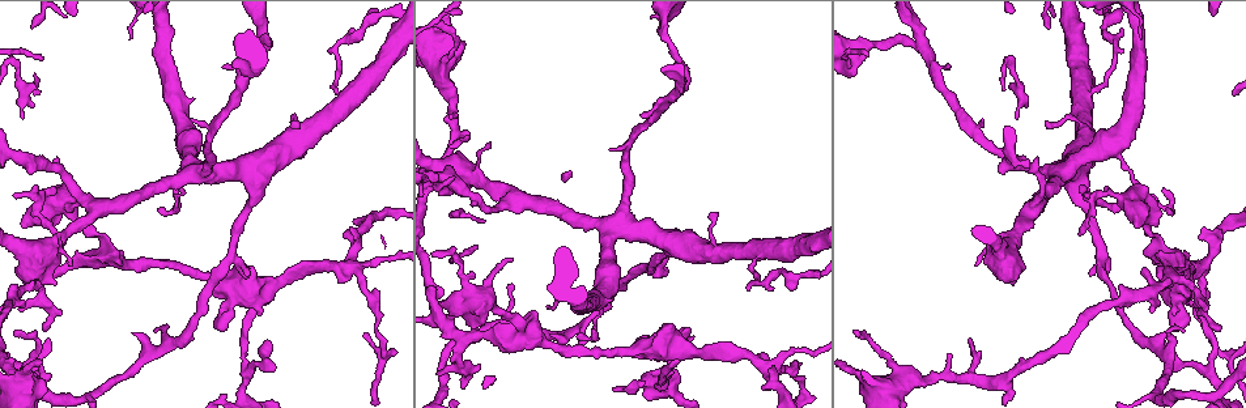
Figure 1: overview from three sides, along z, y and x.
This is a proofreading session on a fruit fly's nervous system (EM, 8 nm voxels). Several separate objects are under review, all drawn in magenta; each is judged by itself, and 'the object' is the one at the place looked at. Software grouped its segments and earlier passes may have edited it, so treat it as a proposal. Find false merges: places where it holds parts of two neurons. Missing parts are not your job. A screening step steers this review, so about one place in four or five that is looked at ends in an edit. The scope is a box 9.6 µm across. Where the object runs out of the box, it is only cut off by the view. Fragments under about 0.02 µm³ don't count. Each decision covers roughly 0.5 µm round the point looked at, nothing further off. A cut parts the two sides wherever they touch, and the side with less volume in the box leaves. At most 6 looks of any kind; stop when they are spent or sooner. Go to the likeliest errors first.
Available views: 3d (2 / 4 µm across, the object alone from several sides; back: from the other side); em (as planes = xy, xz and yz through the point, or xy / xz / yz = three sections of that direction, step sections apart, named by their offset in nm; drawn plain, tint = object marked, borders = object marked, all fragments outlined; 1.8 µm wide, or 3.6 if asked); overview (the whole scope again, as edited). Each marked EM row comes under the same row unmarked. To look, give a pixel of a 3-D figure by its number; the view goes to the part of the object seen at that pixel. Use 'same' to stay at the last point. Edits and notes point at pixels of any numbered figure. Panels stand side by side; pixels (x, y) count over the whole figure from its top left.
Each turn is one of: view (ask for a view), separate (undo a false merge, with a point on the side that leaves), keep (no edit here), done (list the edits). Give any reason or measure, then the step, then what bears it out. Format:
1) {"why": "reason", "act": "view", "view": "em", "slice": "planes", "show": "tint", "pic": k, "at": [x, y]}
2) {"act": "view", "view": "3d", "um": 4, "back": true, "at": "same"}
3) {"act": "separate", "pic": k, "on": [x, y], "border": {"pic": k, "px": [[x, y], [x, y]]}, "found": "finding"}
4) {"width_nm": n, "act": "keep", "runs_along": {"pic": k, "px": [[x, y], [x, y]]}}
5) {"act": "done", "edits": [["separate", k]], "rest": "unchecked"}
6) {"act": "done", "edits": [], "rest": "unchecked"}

{"why": "abrupt turn", "act": "view", "view": "em", "slice": "yz", "step": 16, "show": "tint", "pic": 1, "at": [253, 300]}

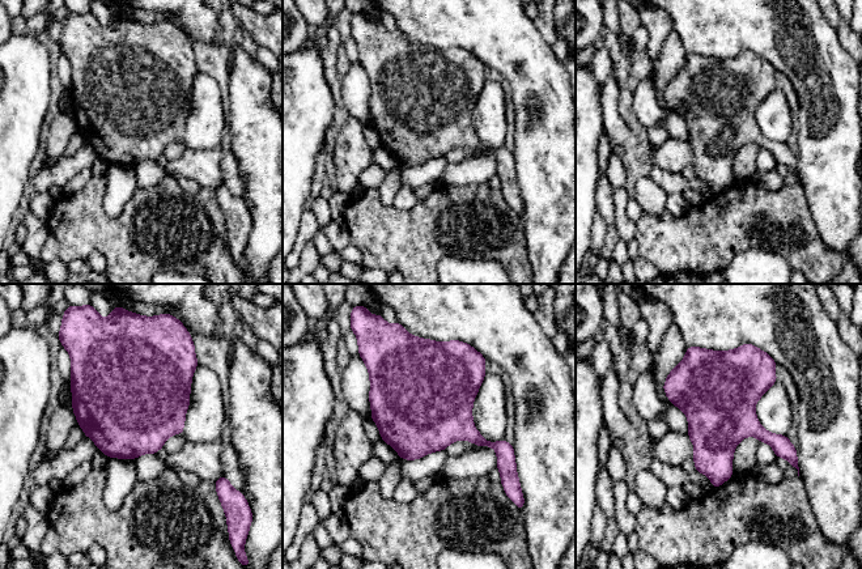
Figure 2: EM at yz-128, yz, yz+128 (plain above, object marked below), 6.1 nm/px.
{"act": "keep", "found": "one neuron here"}

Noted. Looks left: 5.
{"why": "a narrow waist", "act": "view", "view": "em", "slice": "yz", "step": 8, "show": "tint", "pic": 1, "at": [1208, 372]}

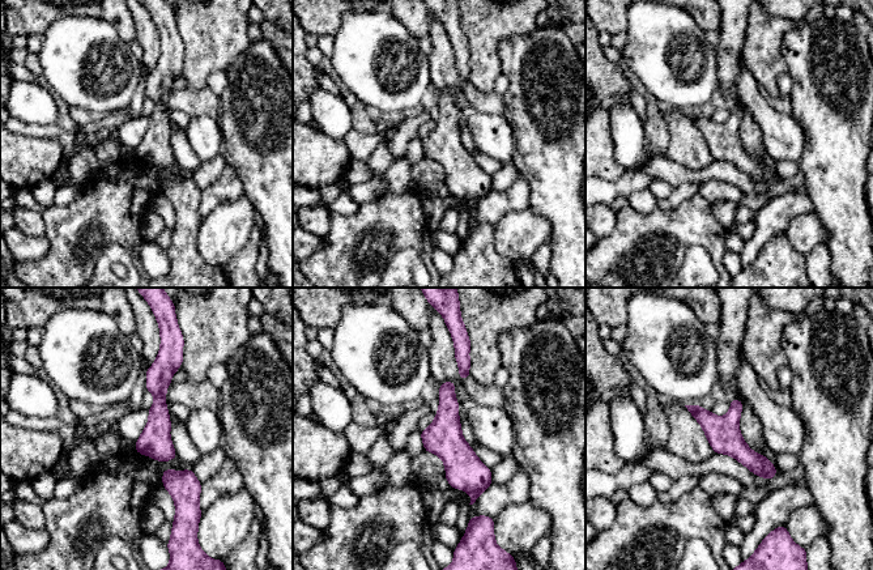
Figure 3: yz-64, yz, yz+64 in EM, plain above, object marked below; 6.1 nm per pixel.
{"why": "another direction", "act": "view", "view": "em", "slice": "planes", "show": "tint", "at": "same"}

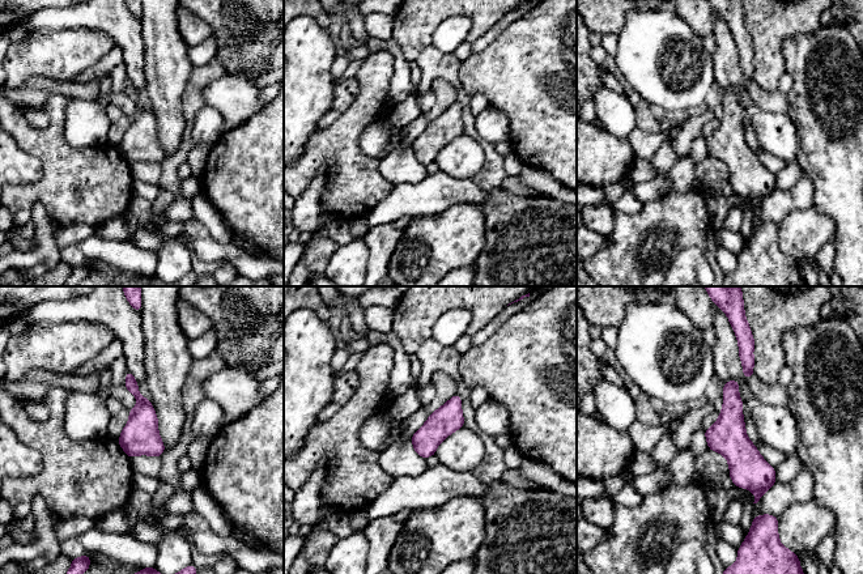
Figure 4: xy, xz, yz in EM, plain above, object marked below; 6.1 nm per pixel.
{"act": "keep", "runs_along": {"pic": 4, "px": [[731, 383], [731, 441], [757, 494]]}, "found": "continuous, no second neuron"}

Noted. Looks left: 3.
{"why": "abrupt turn", "act": "view", "view": "3d", "um": 4, "pic": 1, "at": [490, 304]}

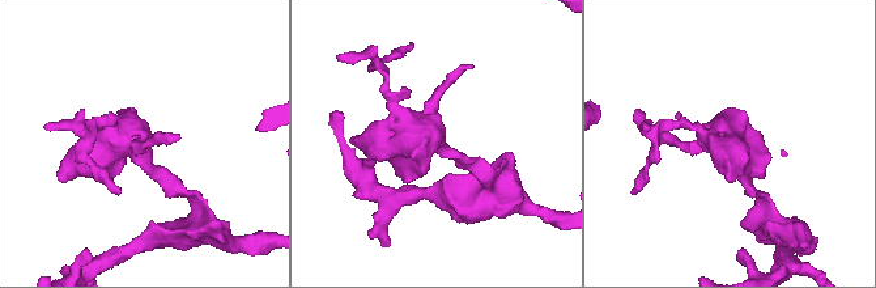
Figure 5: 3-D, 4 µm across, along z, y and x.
{"why": "now the EM", "act": "view", "view": "em", "slice": "yz", "step": 8, "show": "tint", "pic": 5, "at": [437, 137]}

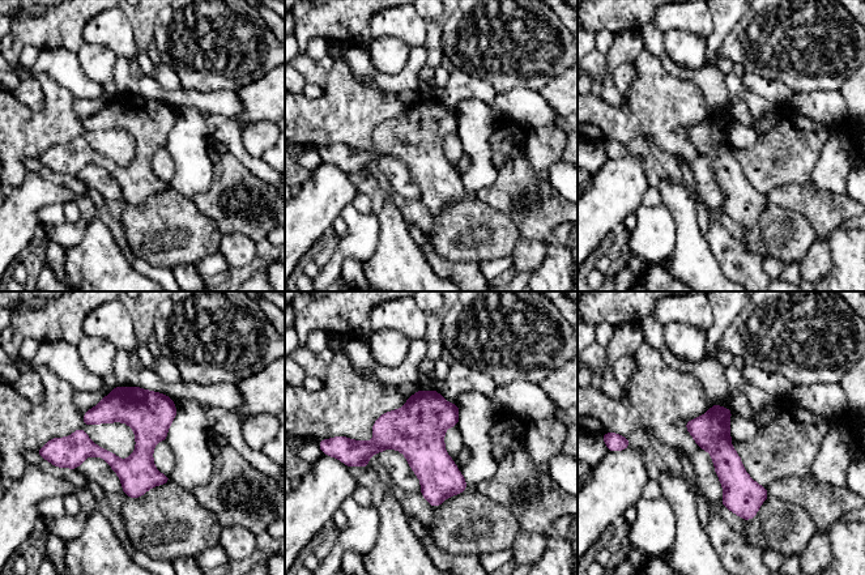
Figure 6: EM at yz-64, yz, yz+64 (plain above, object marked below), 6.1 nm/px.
{"act": "view", "view": "em", "slice": "planes", "show": "borders", "at": "same"}

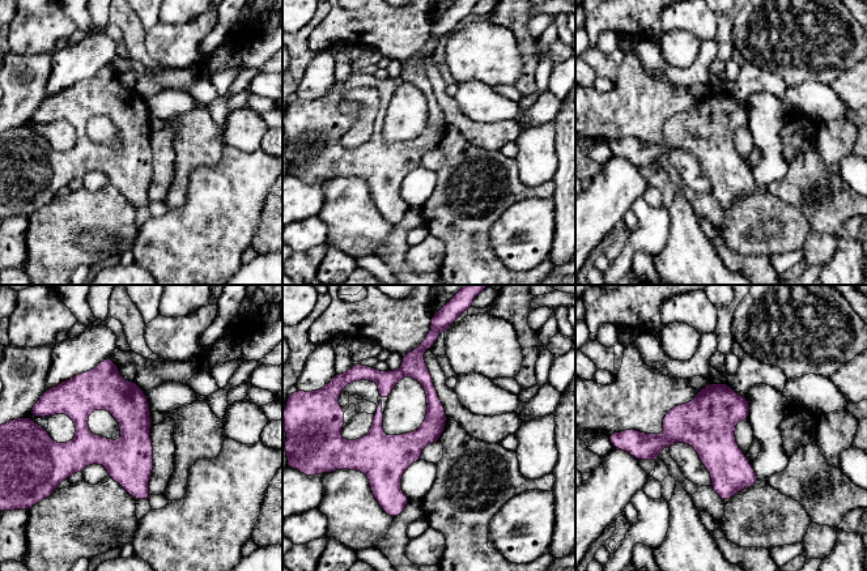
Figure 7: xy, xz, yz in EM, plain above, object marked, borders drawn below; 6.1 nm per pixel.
{"width_nm": 160, "act": "keep", "runs_along": {"pic": 7, "px": [[415, 354], [433, 424], [392, 464], [402, 505]]}, "found": "all the same neuron"}

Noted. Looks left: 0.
{"act": "done", "edits": [], "rest": "unchecked"}

